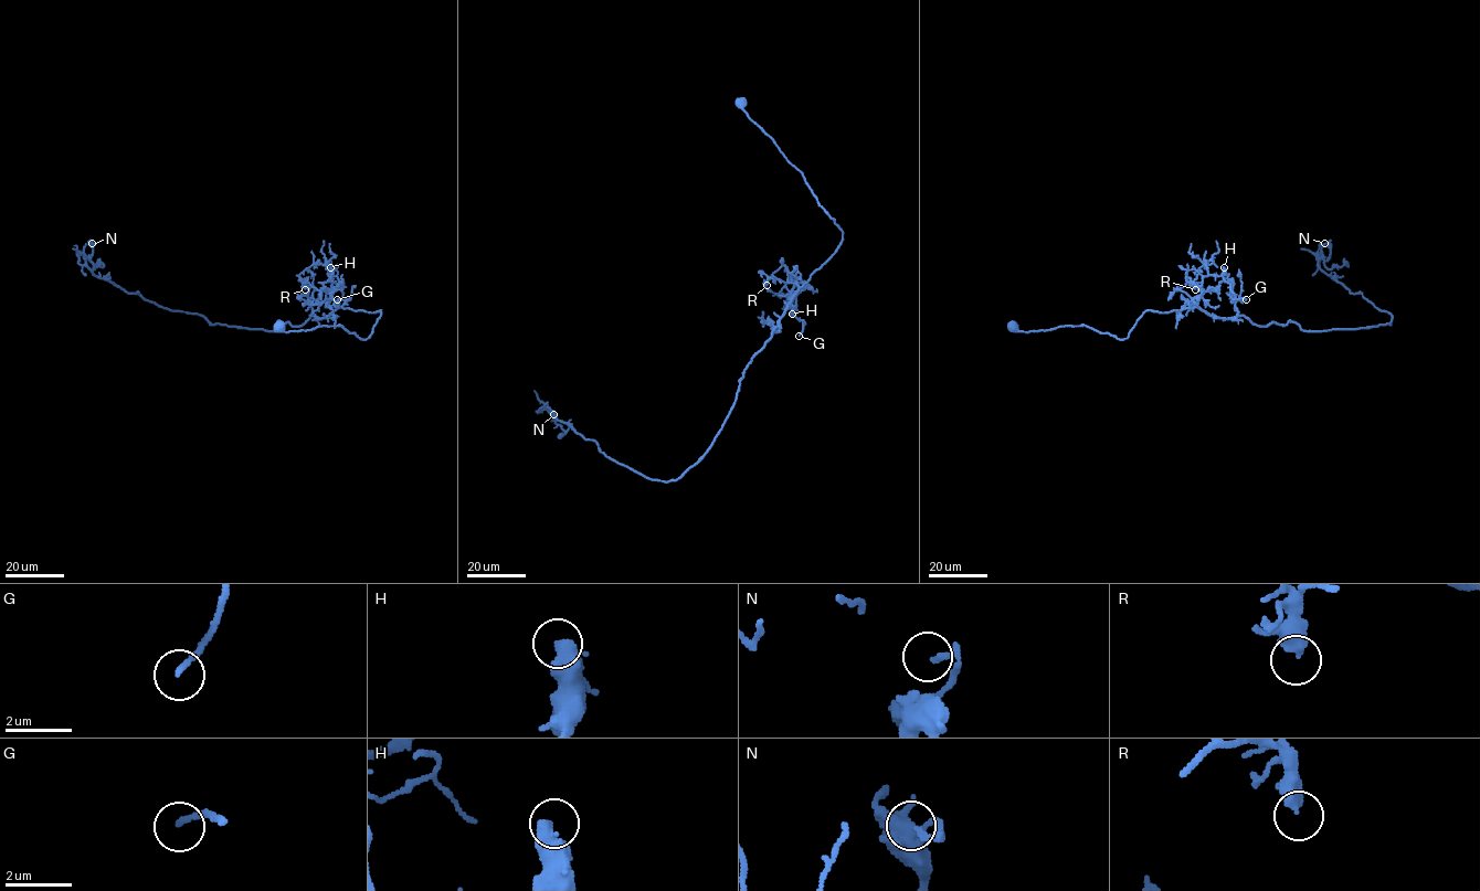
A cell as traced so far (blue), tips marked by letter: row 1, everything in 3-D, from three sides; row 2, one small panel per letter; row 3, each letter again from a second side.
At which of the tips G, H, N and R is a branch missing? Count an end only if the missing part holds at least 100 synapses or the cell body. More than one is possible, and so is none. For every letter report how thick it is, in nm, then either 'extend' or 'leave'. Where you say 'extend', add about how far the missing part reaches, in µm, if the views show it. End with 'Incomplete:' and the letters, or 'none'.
G: 150 nm | leave
H: 600 nm | leave
N: 190 nm | leave
R: 320 nm | leave
Incomplete: none

